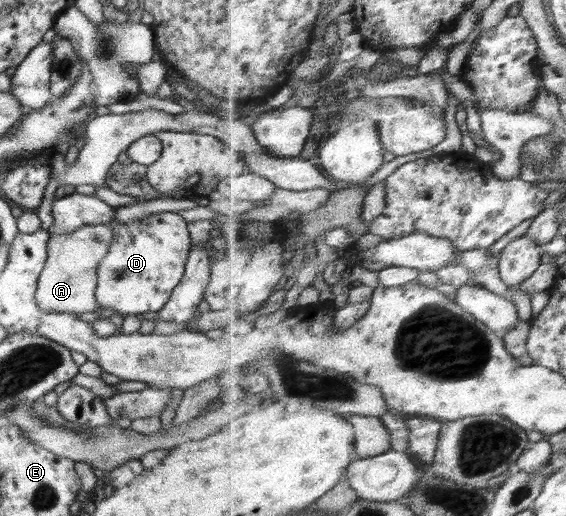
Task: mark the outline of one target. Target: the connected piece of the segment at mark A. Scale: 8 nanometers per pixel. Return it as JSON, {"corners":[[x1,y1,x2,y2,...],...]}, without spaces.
{"corners":[[111,224,86,225,72,231,72,233,62,233,62,235,51,235,47,247,47,260,37,281,35,293,36,303,42,311,48,313,90,313,97,311,98,303,95,296,97,288,97,267,101,259,109,251,108,244,113,239,113,229]]}

